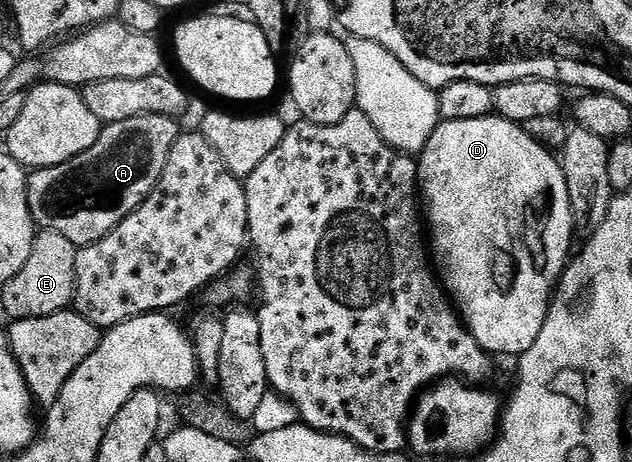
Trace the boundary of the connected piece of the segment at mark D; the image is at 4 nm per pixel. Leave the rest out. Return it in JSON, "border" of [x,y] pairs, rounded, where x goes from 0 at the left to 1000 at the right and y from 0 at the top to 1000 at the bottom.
{"border":[[[771,251],[753,260],[695,262],[693,275],[684,286],[677,312],[668,323],[661,351],[661,383],[665,387],[665,420],[671,431],[671,463],[680,470],[677,506],[687,513],[684,524],[684,567],[696,595],[698,617],[715,647],[736,708],[745,727],[763,747],[764,758],[777,771],[786,766],[815,766],[824,771],[848,745],[848,727],[854,727],[854,710],[861,710],[864,680],[870,671],[873,639],[889,600],[889,587],[899,574],[902,522],[911,515],[905,450],[899,433],[899,398],[892,390],[889,353],[877,342],[837,290],[831,271],[807,264],[802,255]]]}

